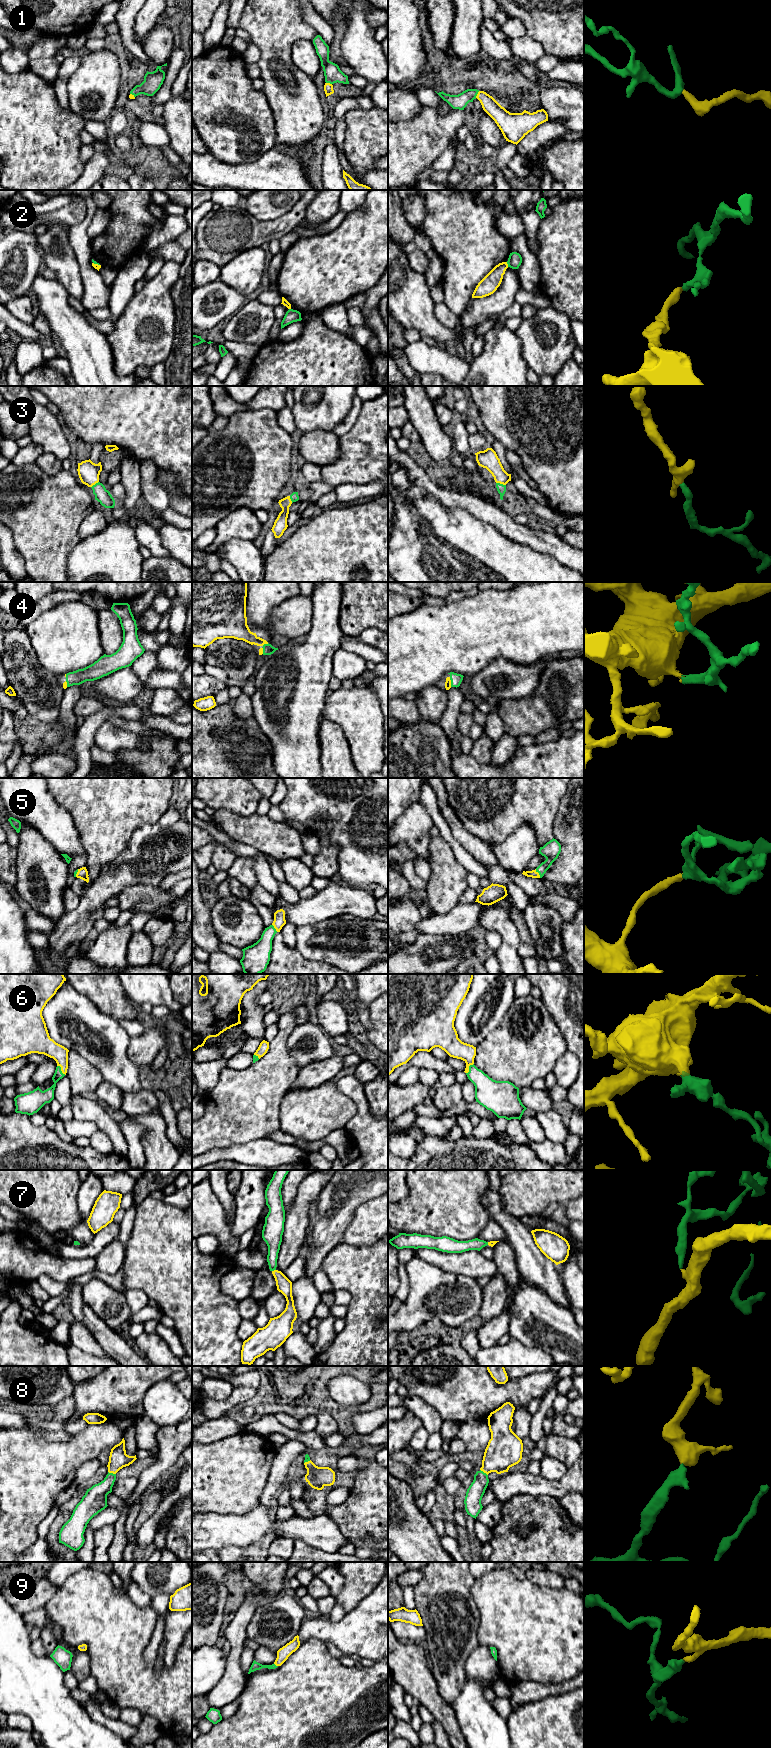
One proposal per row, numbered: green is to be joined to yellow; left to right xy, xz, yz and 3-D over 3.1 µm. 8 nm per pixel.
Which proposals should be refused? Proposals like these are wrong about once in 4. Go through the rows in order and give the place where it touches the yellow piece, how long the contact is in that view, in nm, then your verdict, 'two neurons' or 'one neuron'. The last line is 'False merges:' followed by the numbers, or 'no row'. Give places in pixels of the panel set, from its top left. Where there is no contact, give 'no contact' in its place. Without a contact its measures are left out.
1: meets yellow in yz at (477, 94); contact 70 nm long; one neuron
2: meets yellow in yz at (507, 264); contact 40 nm long; two neurons
3: meets yellow in yz at (501, 483); contact 80 nm long; one neuron
4: meets yellow in yz at (450, 682); contact 80 nm long; one neuron
5: meets yellow in yz at (538, 873); contact 80 nm long; one neuron
6: meets yellow in yz at (468, 1068); contact 110 nm long; one neuron
7: meets yellow in xz at (274, 1270); contact 40 nm long; one neuron
8: meets yellow in xy at (112, 1472); contact 70 nm long; one neuron
9: meets yellow in xz at (276, 1665); contact 40 nm long; one neuron
False merges: 2

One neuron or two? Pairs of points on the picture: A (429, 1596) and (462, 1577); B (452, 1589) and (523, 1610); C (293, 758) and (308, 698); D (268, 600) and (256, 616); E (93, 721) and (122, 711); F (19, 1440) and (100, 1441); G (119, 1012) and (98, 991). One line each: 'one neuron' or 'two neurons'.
A: one neuron
B: two neurons
C: one neuron
D: one neuron
E: one neuron
F: one neuron
G: one neuron

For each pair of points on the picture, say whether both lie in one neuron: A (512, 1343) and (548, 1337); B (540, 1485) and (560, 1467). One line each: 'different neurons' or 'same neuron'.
A: different neurons
B: different neurons

